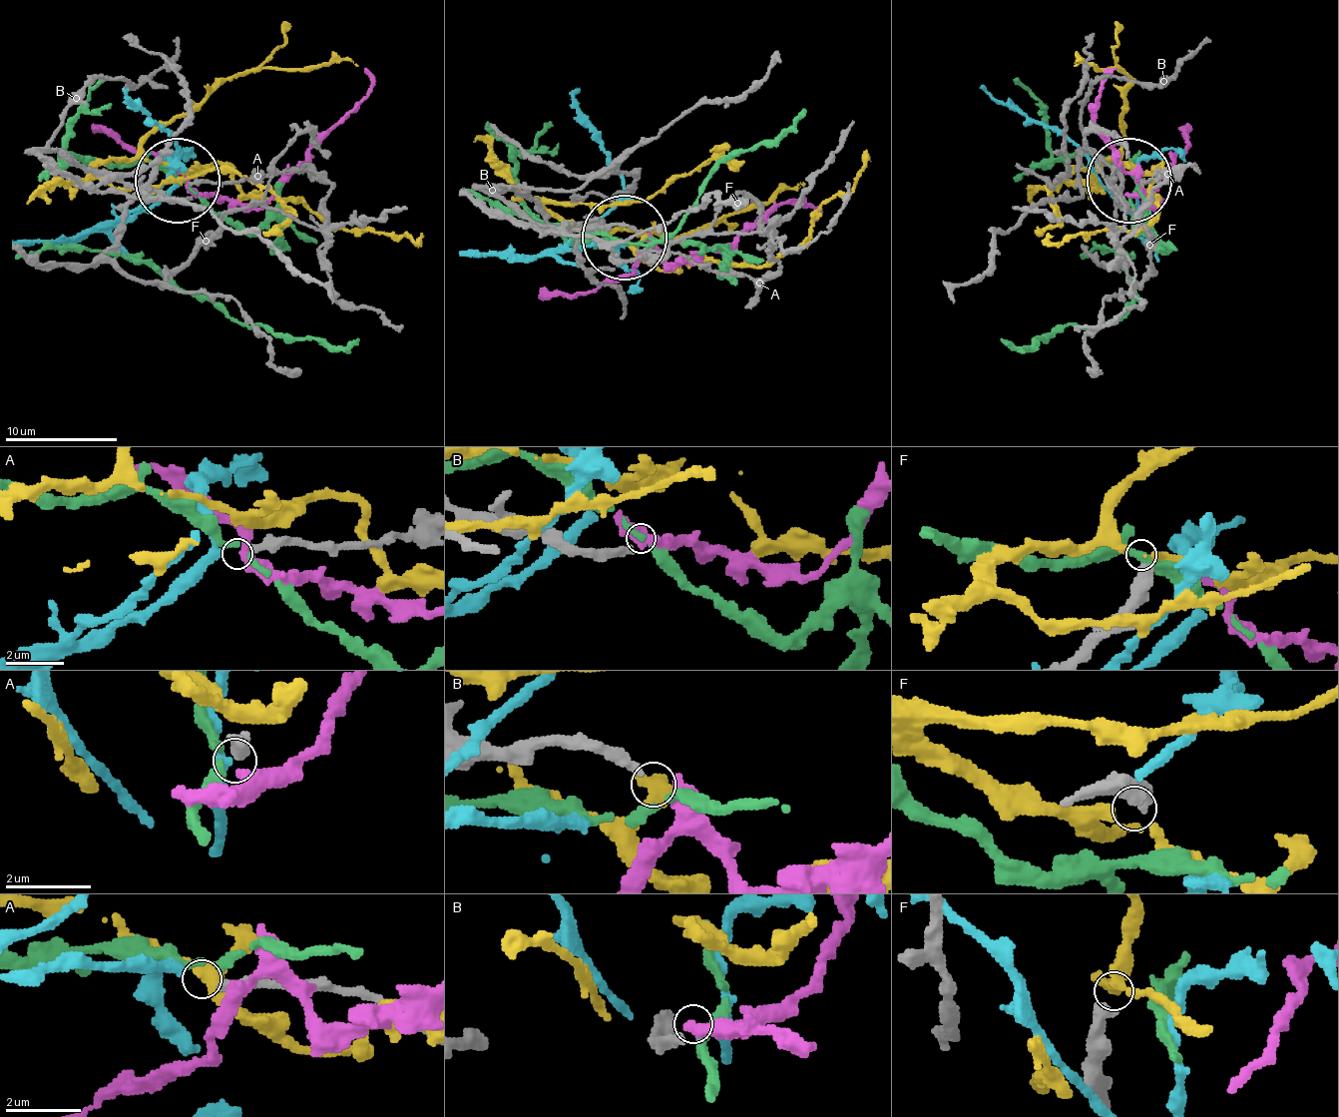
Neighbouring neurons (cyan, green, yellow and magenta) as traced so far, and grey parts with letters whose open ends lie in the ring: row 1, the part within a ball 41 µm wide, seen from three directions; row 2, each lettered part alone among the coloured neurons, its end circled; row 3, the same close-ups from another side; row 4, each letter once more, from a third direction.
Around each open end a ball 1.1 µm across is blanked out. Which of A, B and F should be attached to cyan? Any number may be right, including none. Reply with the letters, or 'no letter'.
A

